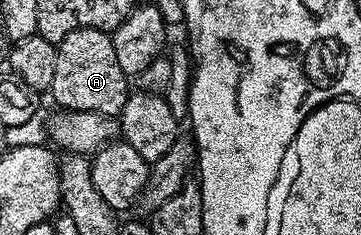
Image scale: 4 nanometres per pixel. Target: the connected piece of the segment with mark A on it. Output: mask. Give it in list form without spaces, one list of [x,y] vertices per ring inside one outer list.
[[[78,28],[68,34],[63,40],[58,41],[57,70],[53,74],[49,96],[52,96],[59,103],[58,107],[60,109],[70,110],[72,112],[99,112],[102,116],[118,117],[129,95],[127,83],[129,83],[129,77],[127,73],[121,70],[121,66],[117,62],[115,41],[104,29]]]

